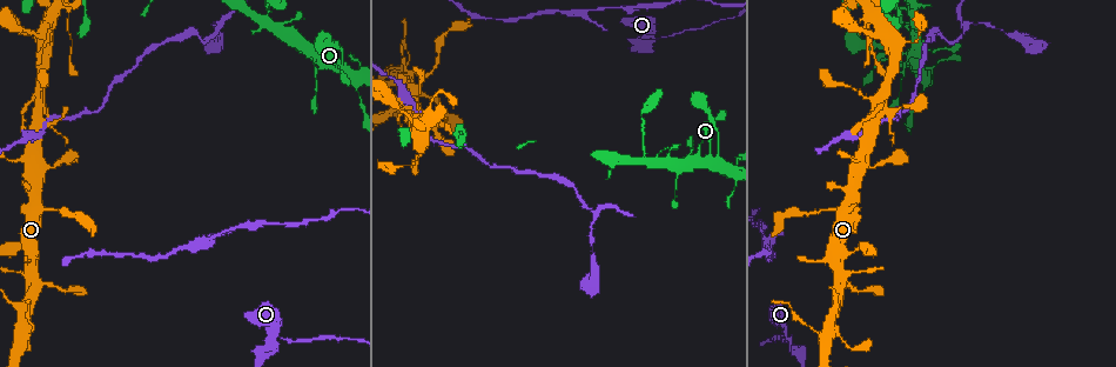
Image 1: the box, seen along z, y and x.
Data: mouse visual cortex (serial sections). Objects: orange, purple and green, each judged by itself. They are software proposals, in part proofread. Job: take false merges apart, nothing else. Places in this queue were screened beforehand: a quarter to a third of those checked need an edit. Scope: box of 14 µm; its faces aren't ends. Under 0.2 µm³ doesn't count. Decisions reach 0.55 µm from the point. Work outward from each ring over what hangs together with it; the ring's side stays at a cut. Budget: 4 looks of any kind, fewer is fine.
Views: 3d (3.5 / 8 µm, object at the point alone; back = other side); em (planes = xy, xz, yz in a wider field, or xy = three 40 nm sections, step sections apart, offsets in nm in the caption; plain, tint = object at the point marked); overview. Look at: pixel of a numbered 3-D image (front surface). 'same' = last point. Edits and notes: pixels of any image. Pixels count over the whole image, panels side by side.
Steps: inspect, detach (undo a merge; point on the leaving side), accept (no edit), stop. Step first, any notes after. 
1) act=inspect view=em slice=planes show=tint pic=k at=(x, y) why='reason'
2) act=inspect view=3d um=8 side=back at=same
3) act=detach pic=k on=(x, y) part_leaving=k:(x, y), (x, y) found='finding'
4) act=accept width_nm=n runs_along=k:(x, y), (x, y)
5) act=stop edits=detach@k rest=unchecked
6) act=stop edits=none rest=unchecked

act=inspect view=3d um=3.5 pic=1 at=(646, 35) why='a fork'

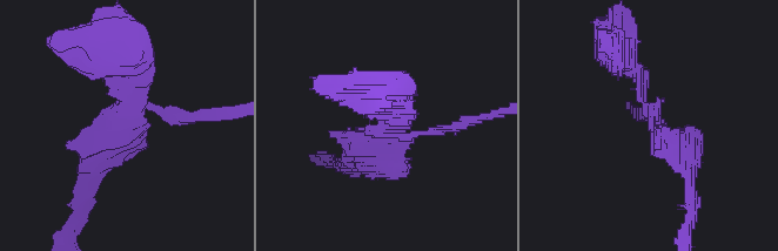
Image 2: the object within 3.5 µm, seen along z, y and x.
act=inspect view=em slice=planes show=tint pic=2 at=(380, 130)

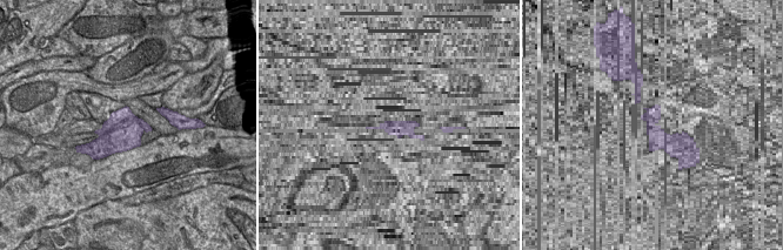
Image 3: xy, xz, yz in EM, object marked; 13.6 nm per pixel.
act=detach pic=2 on=(451, 128) width_nm=550 found='a second cell is stuck on'

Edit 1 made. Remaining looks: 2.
act=inspect view=3d um=8 pic=1 at=(426, 75) why='thick turns thin'

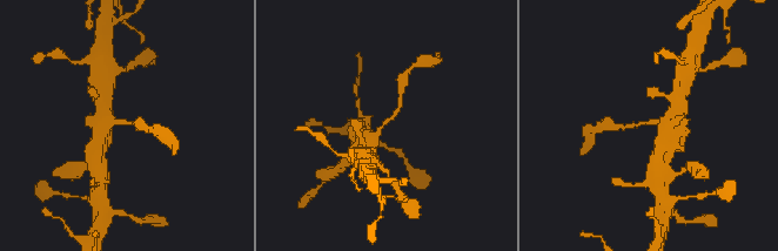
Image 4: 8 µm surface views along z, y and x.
act=inspect view=em slice=planes show=tint pic=4 at=(653, 120)

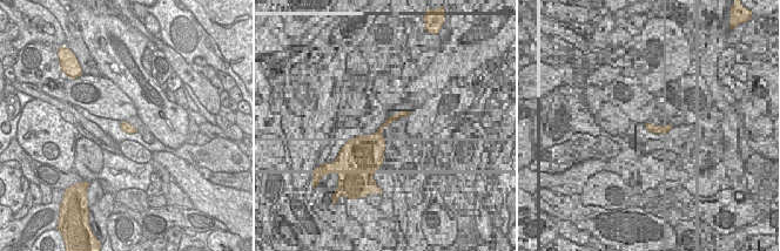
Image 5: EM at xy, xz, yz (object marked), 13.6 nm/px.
act=accept width_nm=140 runs_along=4:(364, 143), (393, 117), (401, 100) found='all the same cell'

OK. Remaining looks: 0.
act=stop edits=detach@2 rest=unchecked

